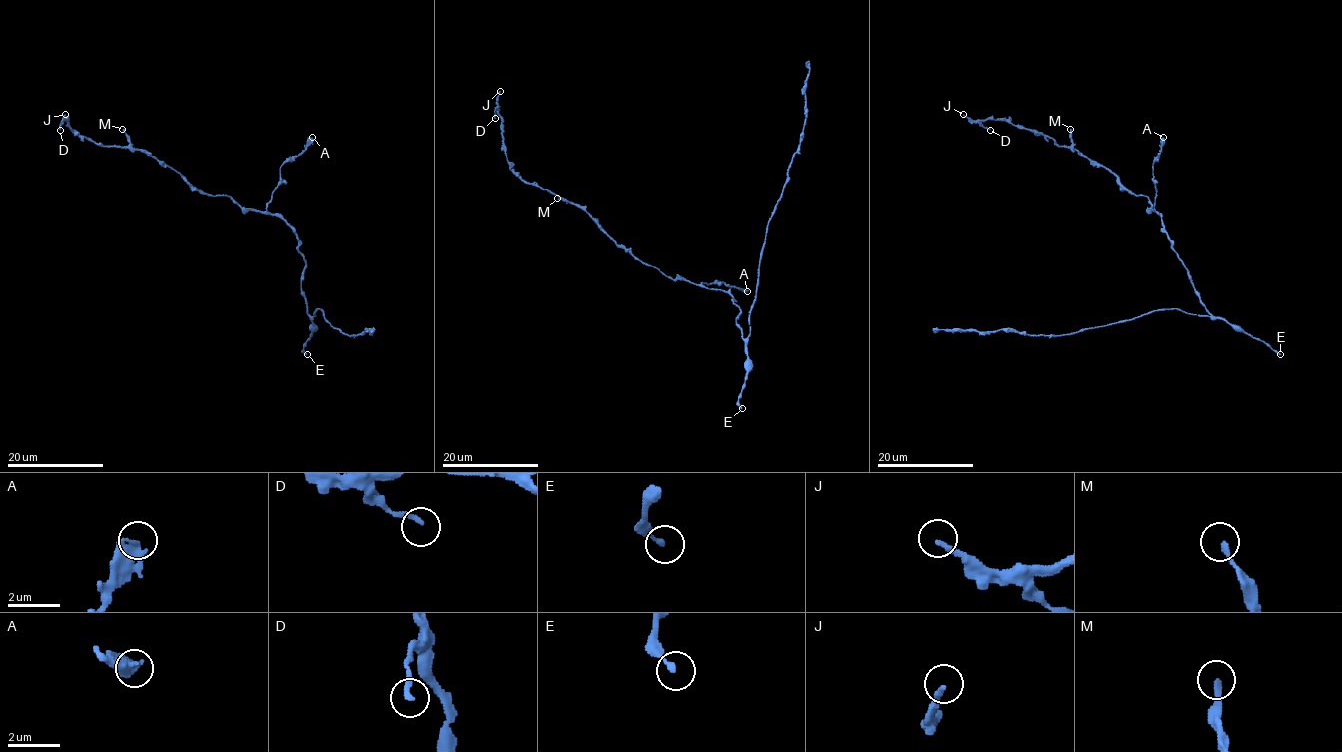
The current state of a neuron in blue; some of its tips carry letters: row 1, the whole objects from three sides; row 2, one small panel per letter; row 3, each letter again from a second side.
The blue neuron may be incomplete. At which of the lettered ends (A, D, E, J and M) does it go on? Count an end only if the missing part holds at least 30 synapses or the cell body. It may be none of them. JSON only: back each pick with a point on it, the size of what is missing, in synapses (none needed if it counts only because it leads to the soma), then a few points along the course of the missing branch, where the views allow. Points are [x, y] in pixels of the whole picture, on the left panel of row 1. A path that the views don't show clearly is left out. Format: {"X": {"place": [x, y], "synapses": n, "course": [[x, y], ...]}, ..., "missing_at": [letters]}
{"missing_at": []}

